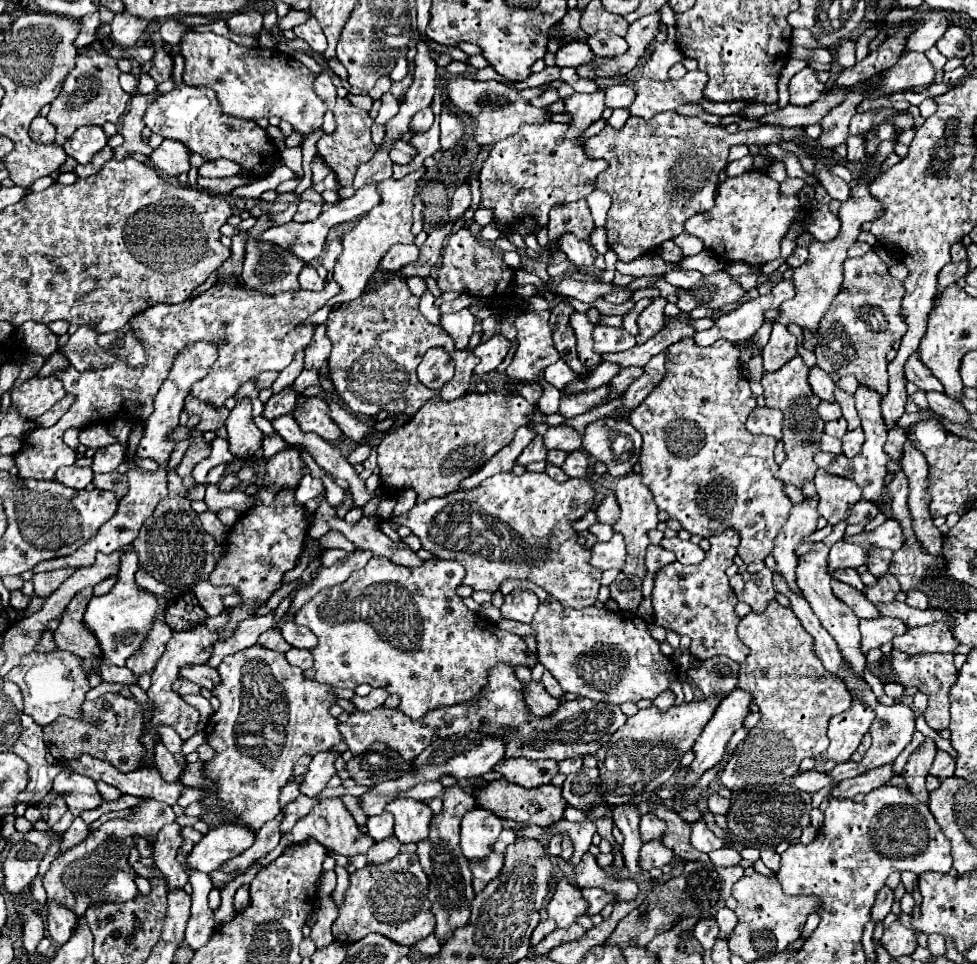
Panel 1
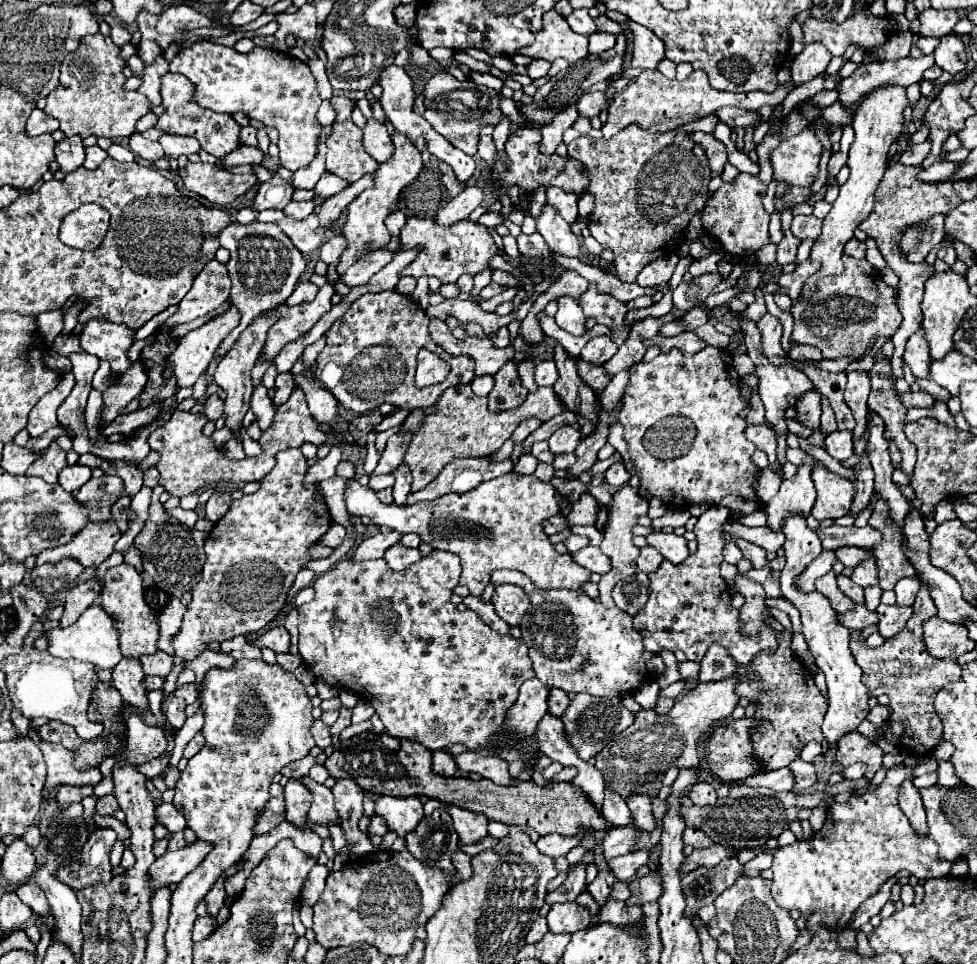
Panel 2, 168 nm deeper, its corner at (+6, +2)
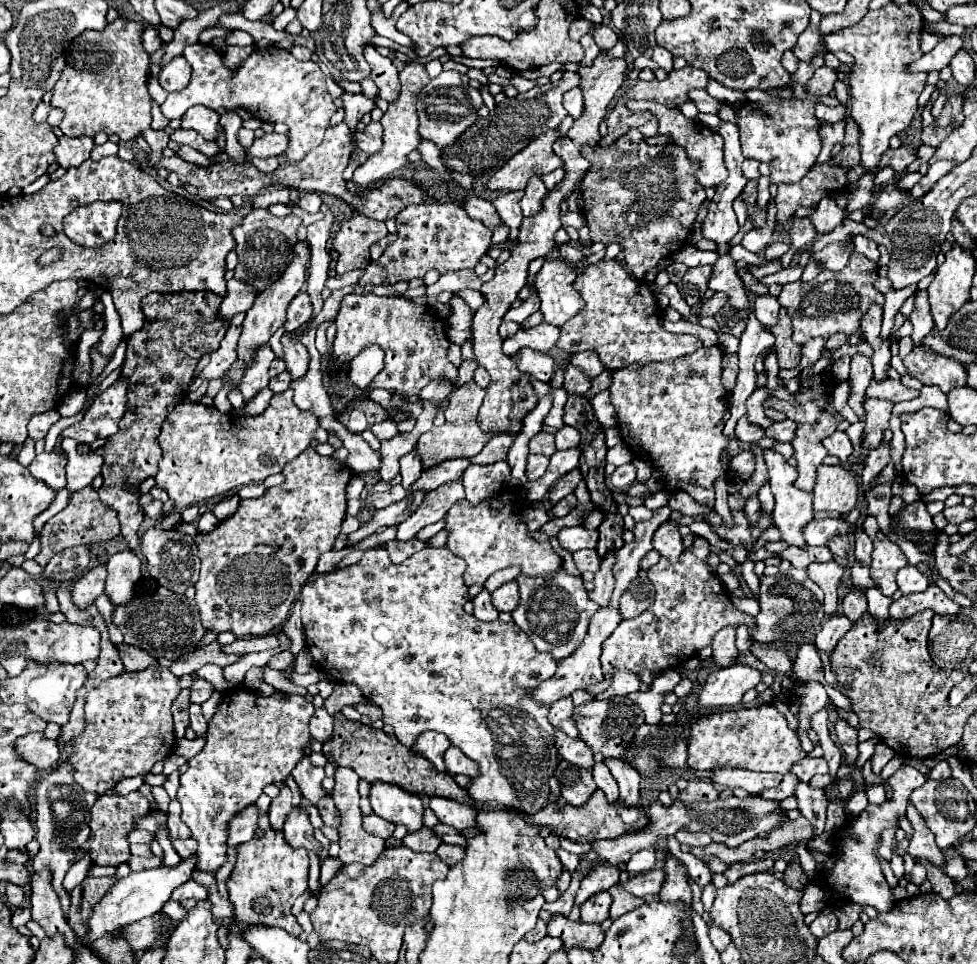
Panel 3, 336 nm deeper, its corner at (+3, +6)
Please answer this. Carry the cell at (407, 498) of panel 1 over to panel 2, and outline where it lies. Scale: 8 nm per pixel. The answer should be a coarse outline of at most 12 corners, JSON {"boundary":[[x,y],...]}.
{"boundary":[[406,464],[396,472],[394,502],[404,504],[410,494],[412,474]]}

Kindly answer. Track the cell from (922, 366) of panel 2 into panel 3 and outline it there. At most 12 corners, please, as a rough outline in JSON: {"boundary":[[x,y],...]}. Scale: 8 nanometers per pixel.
{"boundary":[[927,292],[915,294],[911,312],[915,346],[933,330]]}

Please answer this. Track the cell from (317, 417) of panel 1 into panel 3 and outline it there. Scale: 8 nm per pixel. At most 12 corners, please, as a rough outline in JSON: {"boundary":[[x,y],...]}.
{"boundary":[[275,394],[259,416],[177,404],[157,438],[175,512],[259,484],[319,422]]}

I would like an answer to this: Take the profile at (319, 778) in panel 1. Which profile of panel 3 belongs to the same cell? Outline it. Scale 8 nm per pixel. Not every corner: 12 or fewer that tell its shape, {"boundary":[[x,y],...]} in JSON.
{"boundary":[[301,806],[287,814],[283,834],[295,848],[319,852],[309,812]]}

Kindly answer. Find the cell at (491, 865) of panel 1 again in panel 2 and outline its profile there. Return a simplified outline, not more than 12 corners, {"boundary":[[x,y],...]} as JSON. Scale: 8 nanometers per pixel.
{"boundary":[[456,850],[452,864],[462,880],[470,878],[470,856]]}

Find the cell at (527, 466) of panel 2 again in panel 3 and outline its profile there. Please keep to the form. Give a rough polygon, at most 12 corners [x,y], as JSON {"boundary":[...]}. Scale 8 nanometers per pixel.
{"boundary":[[527,456],[527,480],[539,480],[549,466],[549,458]]}

